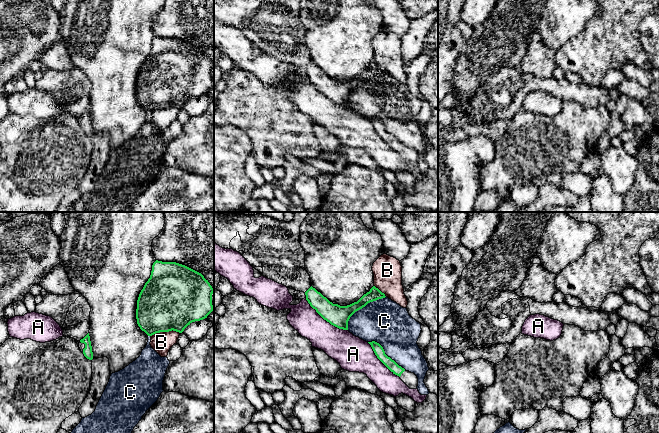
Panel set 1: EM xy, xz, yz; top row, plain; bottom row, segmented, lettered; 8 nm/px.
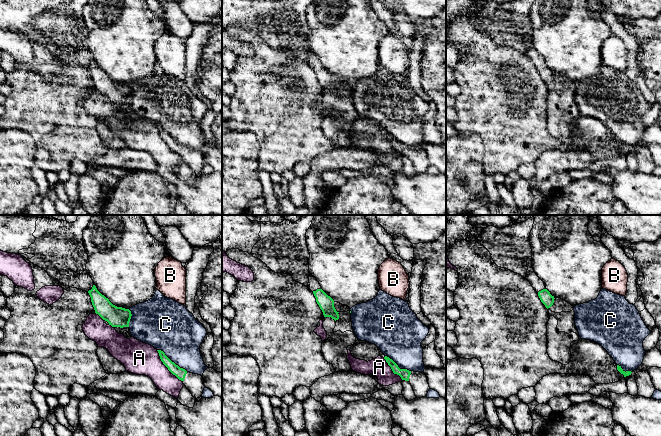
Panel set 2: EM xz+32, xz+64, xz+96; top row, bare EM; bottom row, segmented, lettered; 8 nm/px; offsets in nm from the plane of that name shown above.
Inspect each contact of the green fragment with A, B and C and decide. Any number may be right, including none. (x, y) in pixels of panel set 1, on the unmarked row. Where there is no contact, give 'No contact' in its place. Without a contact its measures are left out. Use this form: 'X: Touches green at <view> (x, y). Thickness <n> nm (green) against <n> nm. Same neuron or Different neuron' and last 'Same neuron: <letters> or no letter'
A: Touches green at xz (325, 95). Thickness 170 nm (green) against 260 nm. Different neuron
B: Touches green at xy (165, 107). Thickness 460 nm (green) against 160 nm. Different neuron
C: Touches green at xz (361, 84). Thickness 170 nm (green) against 360 nm. Different neuron
Same neuron: no letter

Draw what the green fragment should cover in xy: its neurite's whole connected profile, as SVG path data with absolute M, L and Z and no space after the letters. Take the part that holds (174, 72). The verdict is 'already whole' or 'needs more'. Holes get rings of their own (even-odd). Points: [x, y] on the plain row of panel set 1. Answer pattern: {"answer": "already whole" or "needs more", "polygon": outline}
{"answer": "already whole", "polygon": "M156 36L137 76L137 100L148 112L172 106L182 109L192 98L207 94L213 87L213 69L214 65L201 49L176 38Z"}

